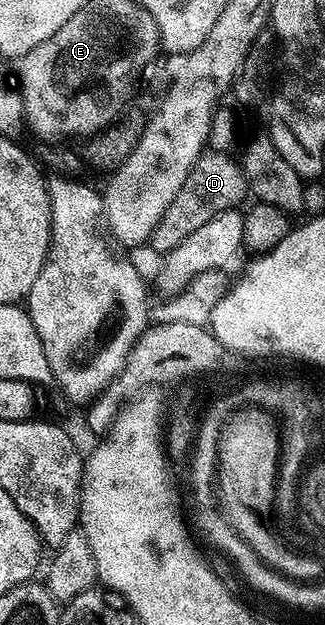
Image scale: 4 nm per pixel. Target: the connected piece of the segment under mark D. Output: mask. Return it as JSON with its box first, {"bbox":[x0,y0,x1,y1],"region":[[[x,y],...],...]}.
{"bbox":[150,150,248,254],"region":[[[205,150],[194,162],[182,190],[178,190],[178,198],[170,202],[166,214],[158,222],[156,229],[152,231],[150,248],[159,254],[167,254],[186,238],[194,234],[201,226],[206,226],[215,216],[223,212],[233,211],[244,200],[248,192],[248,183],[244,180],[244,169],[239,163],[232,161],[233,157],[227,152],[215,152]]]}

